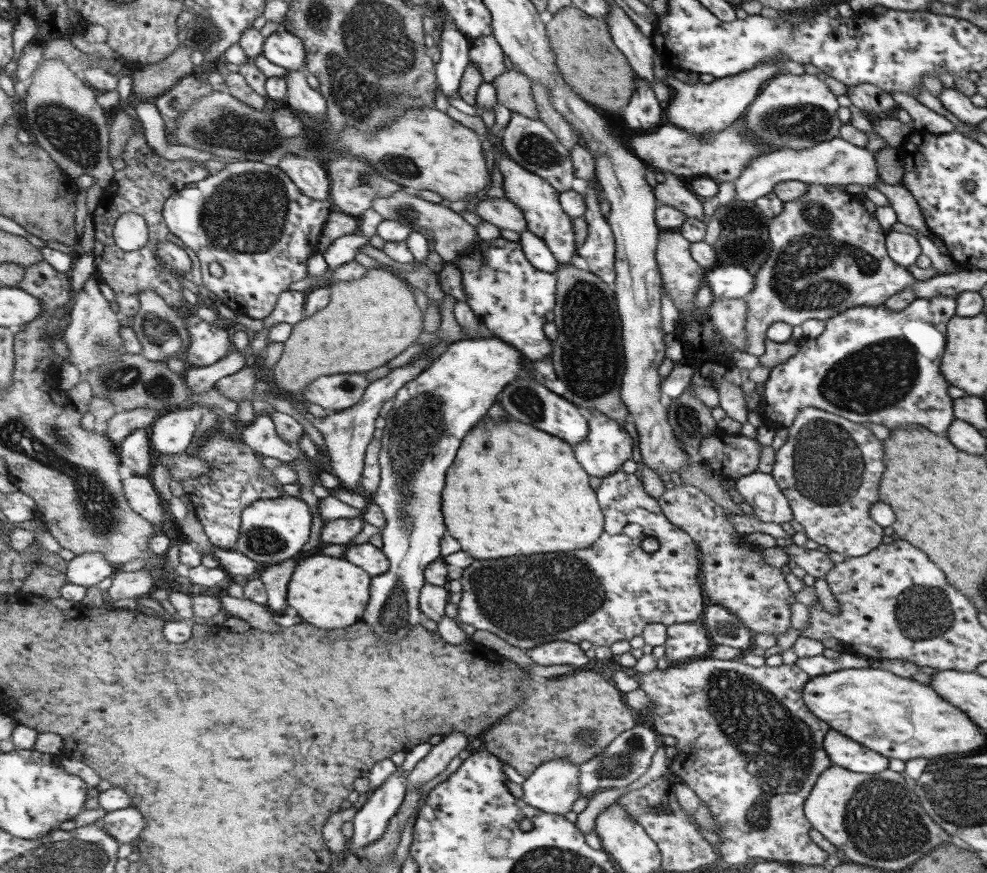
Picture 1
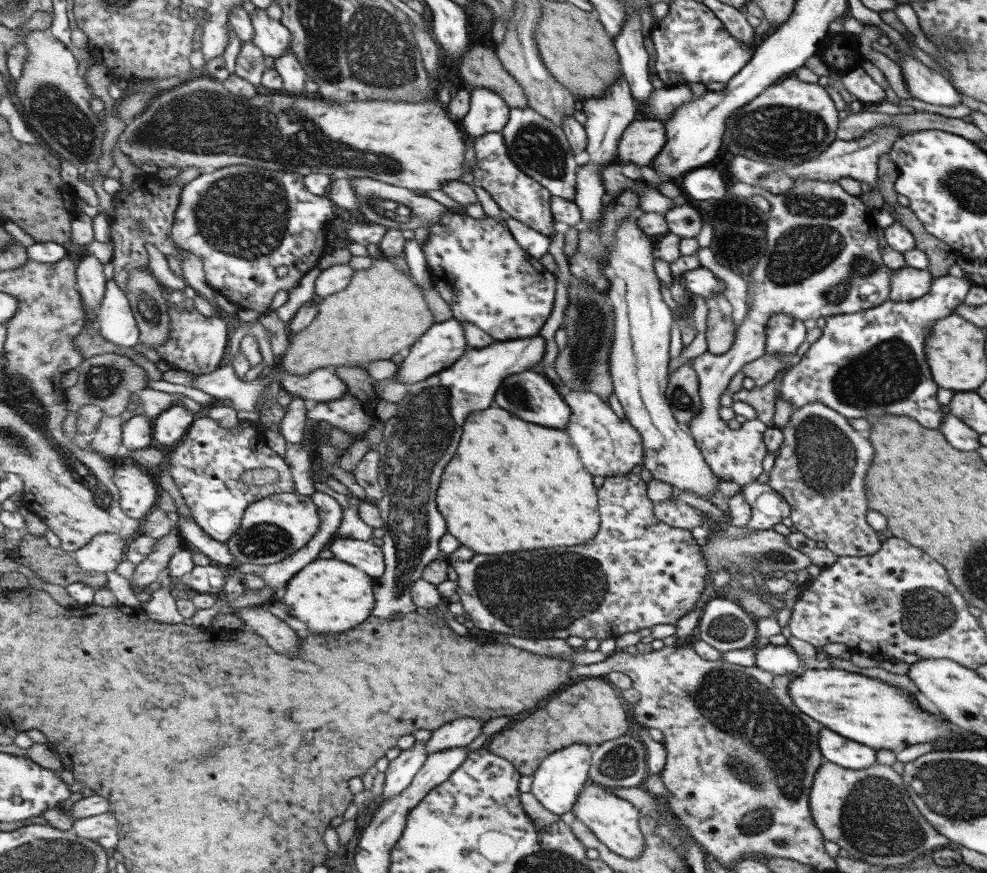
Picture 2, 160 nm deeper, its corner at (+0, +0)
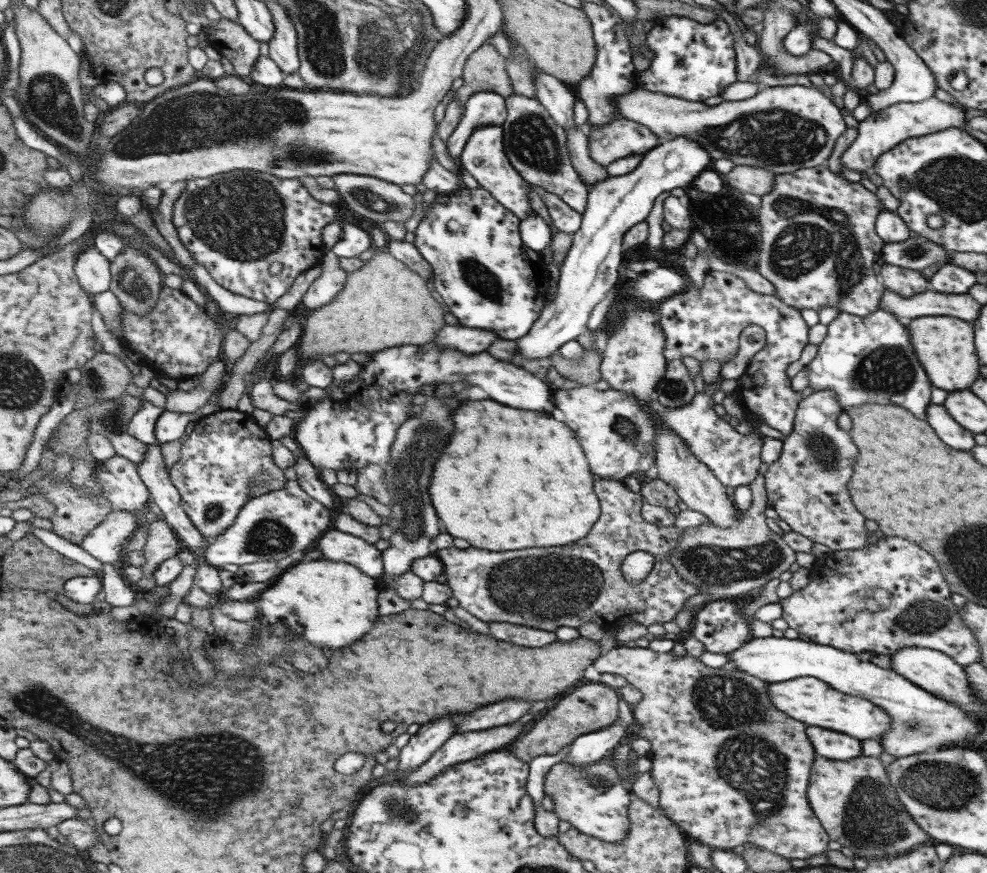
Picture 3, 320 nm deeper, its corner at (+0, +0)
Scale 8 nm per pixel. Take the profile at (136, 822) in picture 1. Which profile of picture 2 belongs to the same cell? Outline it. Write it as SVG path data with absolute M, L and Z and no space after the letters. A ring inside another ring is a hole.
M110 812L97 816L76 819L72 825L73 833L89 841L97 842L101 847L111 851L119 846L119 821Z

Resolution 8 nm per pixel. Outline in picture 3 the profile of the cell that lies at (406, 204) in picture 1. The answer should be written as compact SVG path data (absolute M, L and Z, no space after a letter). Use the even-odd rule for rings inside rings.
M336 174L334 181L336 189L340 192L340 196L346 204L360 216L371 219L375 227L380 227L380 224L387 220L407 222L415 214L417 206L415 198L413 198L413 195L405 194L398 184L360 174Z

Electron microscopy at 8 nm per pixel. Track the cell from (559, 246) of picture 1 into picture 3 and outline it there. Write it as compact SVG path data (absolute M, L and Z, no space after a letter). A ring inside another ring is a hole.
M502 126L477 127L476 132L467 141L460 158L460 169L470 173L479 186L486 188L503 205L513 211L521 221L531 218L535 211L529 204L529 189L535 186L521 176L521 173L511 164L505 145L504 128Z

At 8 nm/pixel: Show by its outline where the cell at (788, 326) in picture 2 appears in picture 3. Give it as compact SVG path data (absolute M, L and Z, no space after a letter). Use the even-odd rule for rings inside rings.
M707 270L704 275L701 288L690 283L679 294L673 294L655 306L664 348L677 350L681 358L691 357L698 364L707 360L725 364L737 353L739 333L751 323L760 326L766 334L766 343L749 358L743 378L737 381L733 392L752 421L767 424L783 436L788 435L801 394L791 389L785 369L800 358L803 346L807 344L808 326L800 311L774 296L747 290L745 282L735 278L733 273Z

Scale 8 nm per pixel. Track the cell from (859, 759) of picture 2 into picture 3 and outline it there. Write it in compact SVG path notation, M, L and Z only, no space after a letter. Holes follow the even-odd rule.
M808 725L805 734L816 757L847 762L861 756L861 742L845 734Z

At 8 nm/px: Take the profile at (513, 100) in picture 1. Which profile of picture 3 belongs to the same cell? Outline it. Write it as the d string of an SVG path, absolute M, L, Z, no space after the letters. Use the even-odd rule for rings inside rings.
M490 42L485 43L483 46L480 46L468 59L464 68L464 76L463 76L463 84L456 90L452 91L450 97L448 98L447 101L449 100L454 100L454 101L458 101L460 104L462 104L463 106L465 106L465 111L466 111L466 104L467 101L471 98L471 96L473 96L473 94L477 94L477 92L497 92L497 94L502 94L505 98L513 96L515 94L514 92L514 88L513 88L513 83L510 77L510 74L508 73L507 70L507 65L508 65L508 60L505 56L503 56L498 50L497 48L495 48L495 46L493 46Z

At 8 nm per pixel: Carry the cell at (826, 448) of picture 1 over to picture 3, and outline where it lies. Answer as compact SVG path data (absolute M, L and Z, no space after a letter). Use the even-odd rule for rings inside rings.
M831 389L812 392L798 402L792 429L782 439L779 457L767 465L764 473L764 489L767 508L775 510L789 530L808 538L812 543L824 544L830 551L857 550L867 544L869 532L863 527L866 519L849 499L847 481L851 478L851 464L855 462L857 448L853 446L848 431L841 430L836 423L837 415L843 412Z

